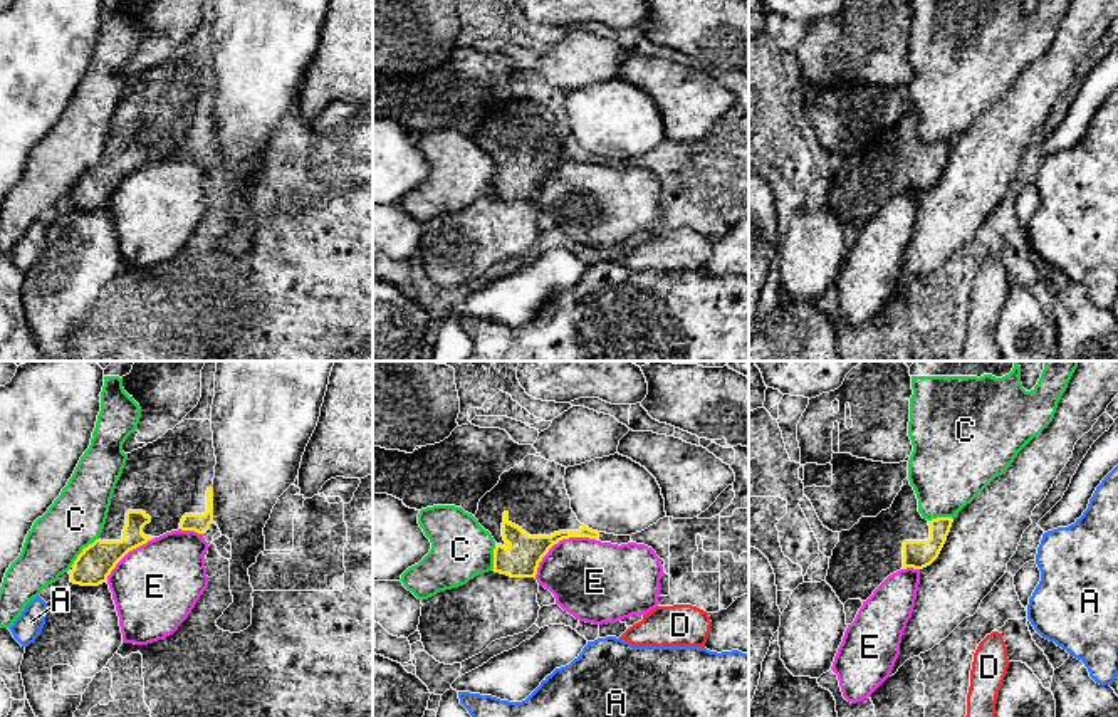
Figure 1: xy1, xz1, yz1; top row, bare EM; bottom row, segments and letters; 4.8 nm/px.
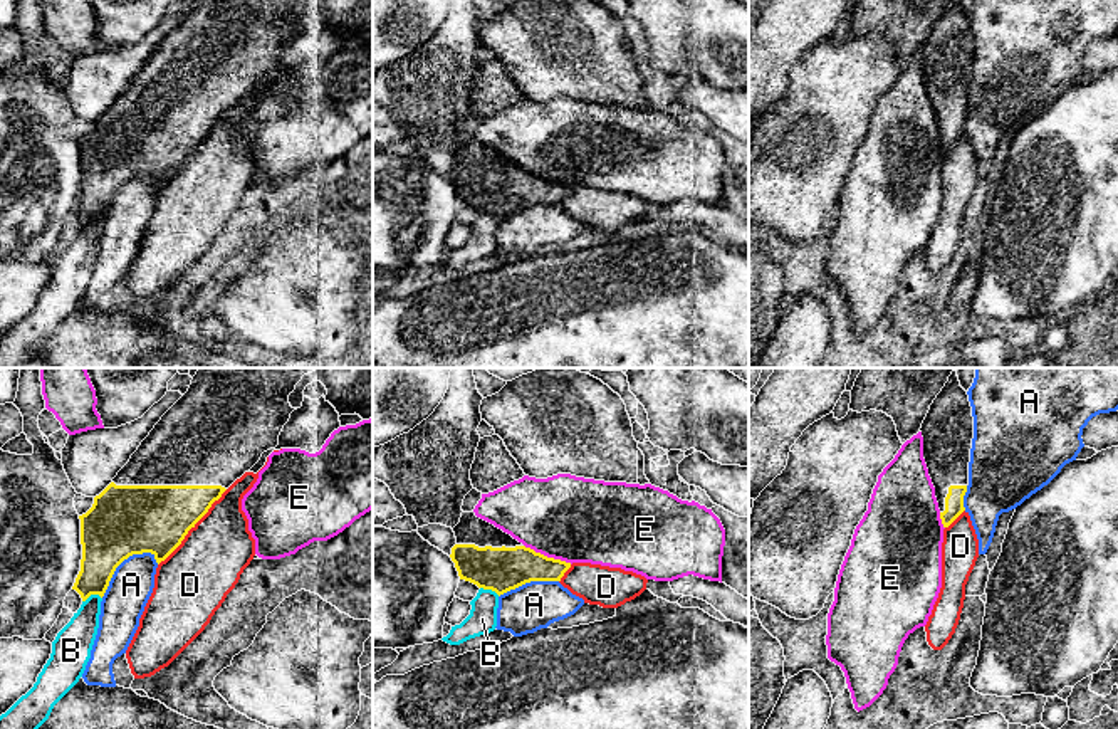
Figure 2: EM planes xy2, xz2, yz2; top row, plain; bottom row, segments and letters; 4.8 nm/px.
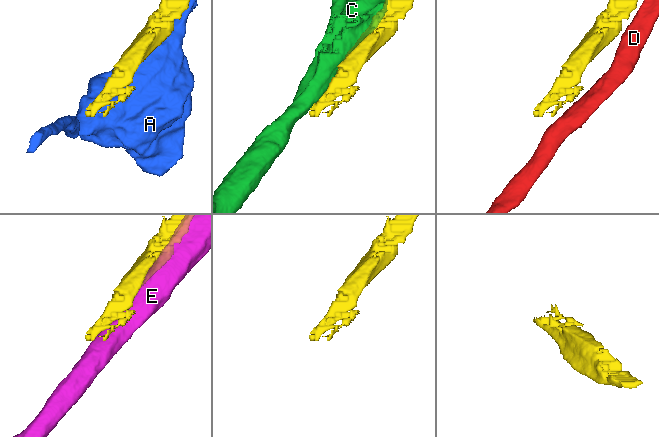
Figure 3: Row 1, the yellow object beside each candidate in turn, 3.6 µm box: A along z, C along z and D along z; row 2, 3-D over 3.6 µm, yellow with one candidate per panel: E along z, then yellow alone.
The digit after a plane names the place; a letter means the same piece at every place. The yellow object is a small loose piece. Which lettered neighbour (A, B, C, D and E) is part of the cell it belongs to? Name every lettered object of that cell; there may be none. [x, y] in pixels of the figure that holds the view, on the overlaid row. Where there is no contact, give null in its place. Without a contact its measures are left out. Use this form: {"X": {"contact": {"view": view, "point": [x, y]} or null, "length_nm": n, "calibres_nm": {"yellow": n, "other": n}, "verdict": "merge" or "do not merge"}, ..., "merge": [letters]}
{"A": {"contact": {"view": "xy2", "point": [121, 561]}, "length_nm": 340, "calibres_nm": {"yellow": 340, "other": 200}, "verdict": "do not merge"}, "B": {"contact": {"view": "xy2", "point": [91, 593]}, "length_nm": 100, "calibres_nm": {"yellow": 220, "other": 180}, "verdict": "do not merge"}, "C": {"contact": {"view": "xy1", "point": [83, 551]}, "length_nm": 200, "calibres_nm": {"yellow": 170, "other": 280}, "verdict": "do not merge"}, "D": {"contact": {"view": "xy2", "point": [192, 526]}, "length_nm": 500, "calibres_nm": {"yellow": 320, "other": 340}, "verdict": "do not merge"}, "E": {"contact": {"view": "xz1", "point": [559, 539]}, "length_nm": 360, "calibres_nm": {"yellow": 180, "other": 380}, "verdict": "do not merge"}, "merge": []}

